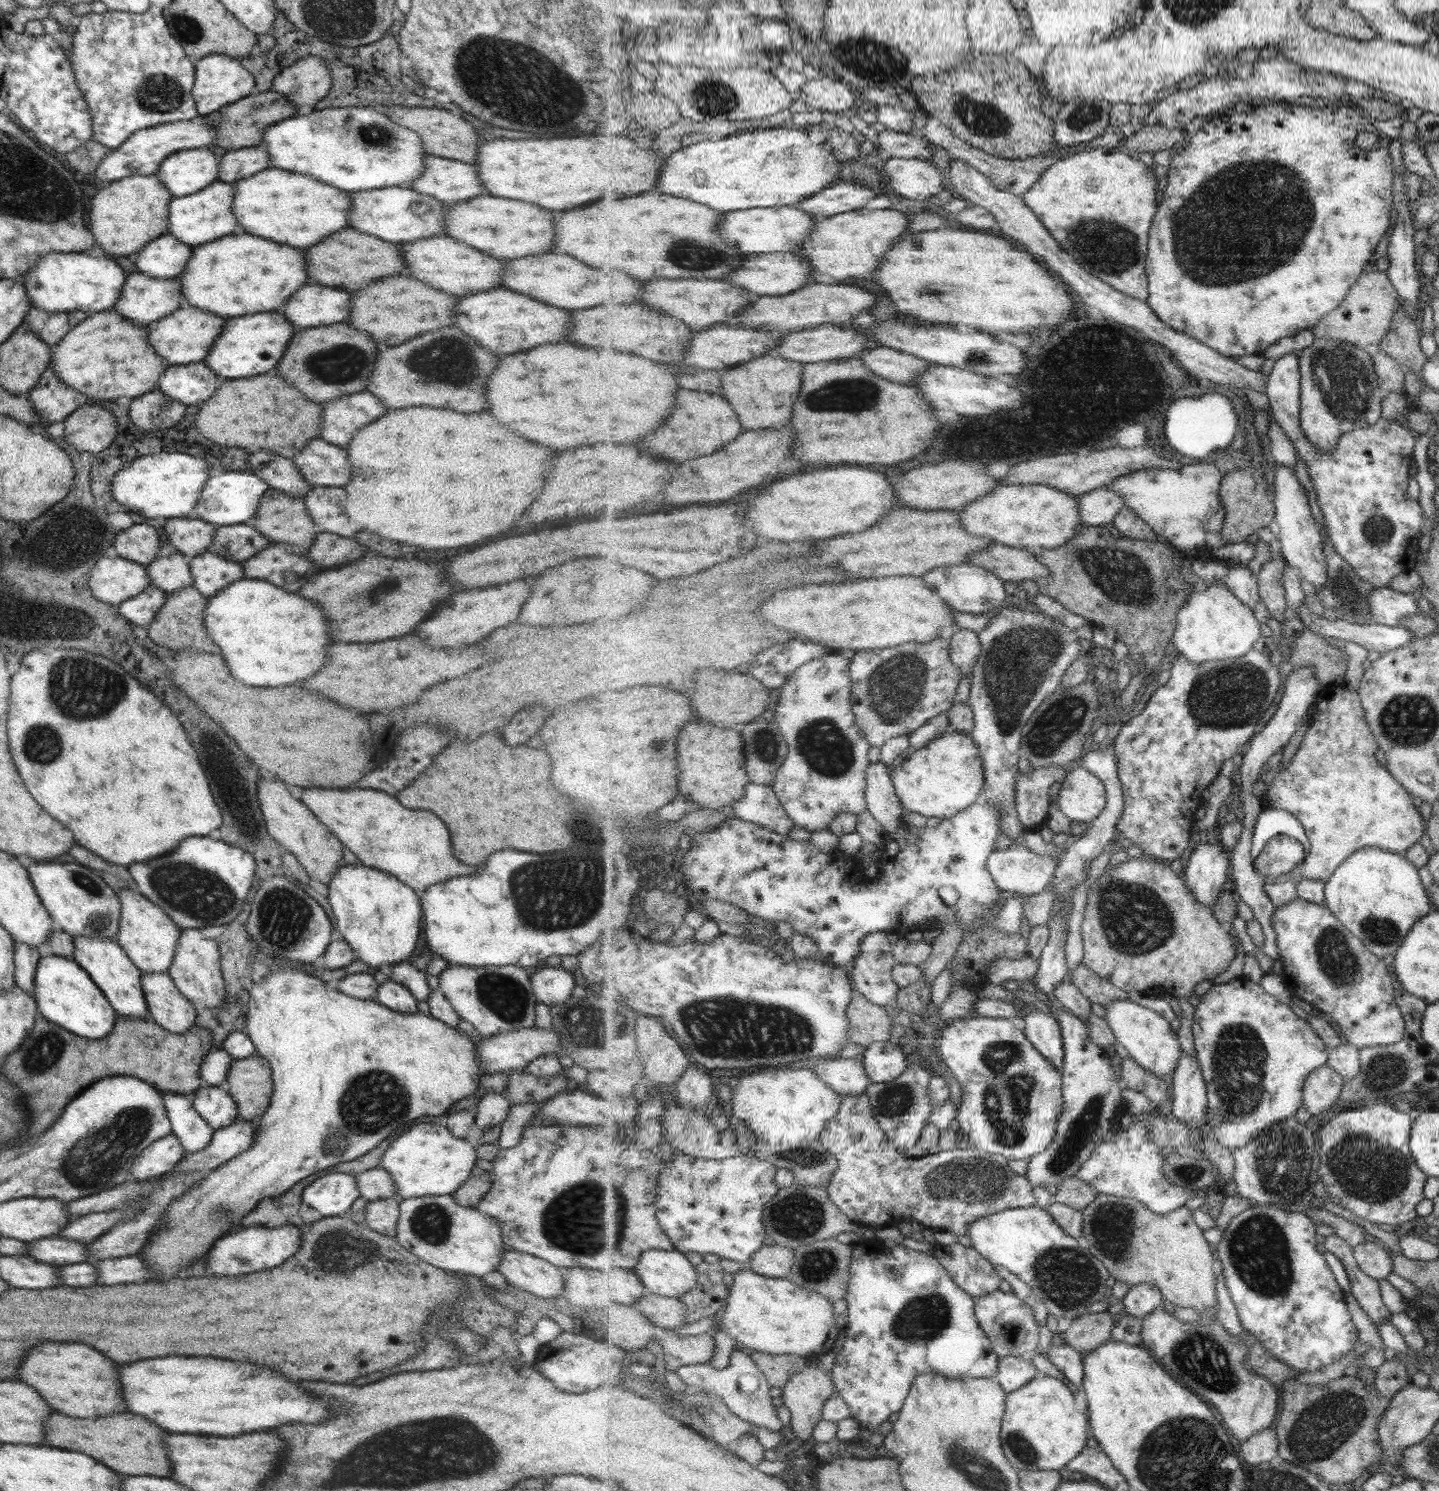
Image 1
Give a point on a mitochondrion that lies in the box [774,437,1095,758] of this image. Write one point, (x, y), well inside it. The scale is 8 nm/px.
(1008, 698)

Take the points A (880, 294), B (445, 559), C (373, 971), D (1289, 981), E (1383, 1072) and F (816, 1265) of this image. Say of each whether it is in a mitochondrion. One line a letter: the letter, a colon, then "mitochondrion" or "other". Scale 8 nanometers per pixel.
A: other
B: other
C: other
D: other
E: mitochondrion
F: mitochondrion

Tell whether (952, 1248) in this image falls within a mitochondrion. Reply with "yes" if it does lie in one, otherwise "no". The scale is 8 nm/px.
no

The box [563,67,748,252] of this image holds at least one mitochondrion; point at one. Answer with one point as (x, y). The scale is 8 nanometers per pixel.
(712, 99)

